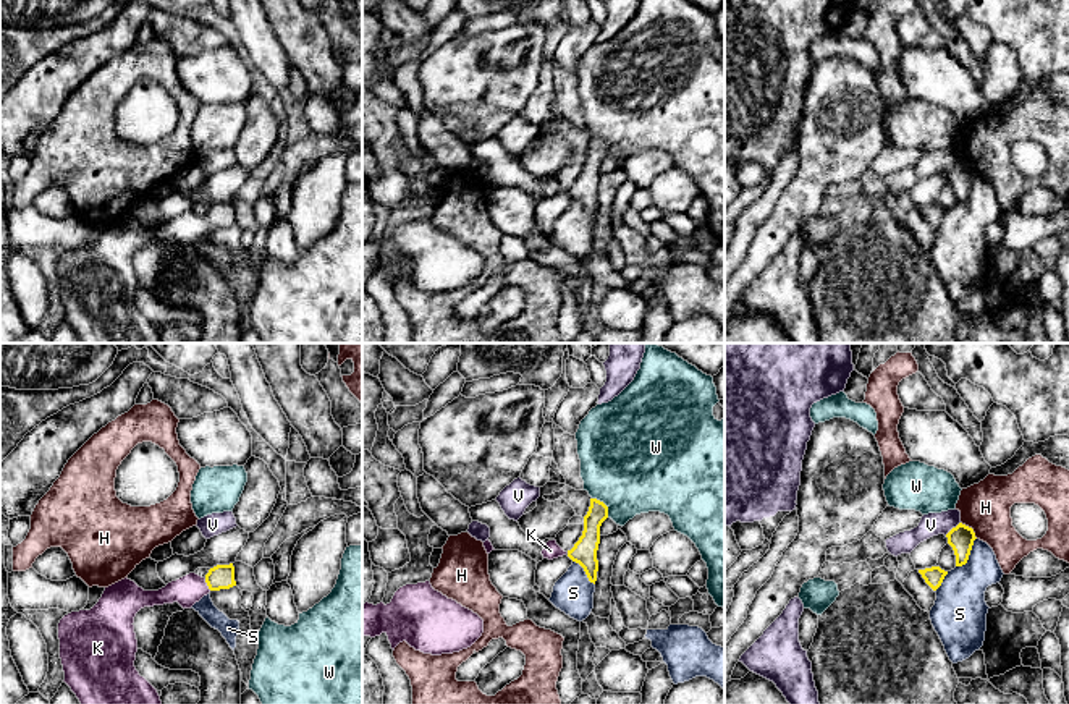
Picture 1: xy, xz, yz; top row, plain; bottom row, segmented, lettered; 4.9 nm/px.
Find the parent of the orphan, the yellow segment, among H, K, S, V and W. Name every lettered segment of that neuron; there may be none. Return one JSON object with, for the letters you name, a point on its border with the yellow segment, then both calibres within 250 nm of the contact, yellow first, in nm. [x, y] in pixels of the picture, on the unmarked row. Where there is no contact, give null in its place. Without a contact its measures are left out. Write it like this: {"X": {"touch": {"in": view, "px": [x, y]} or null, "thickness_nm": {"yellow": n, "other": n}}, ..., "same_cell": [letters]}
{"K": {"touch": {"in": "xy", "px": [207, 222]}, "thickness_nm": {"yellow": 130, "other": 150}}, "same_cell": ["K"]}

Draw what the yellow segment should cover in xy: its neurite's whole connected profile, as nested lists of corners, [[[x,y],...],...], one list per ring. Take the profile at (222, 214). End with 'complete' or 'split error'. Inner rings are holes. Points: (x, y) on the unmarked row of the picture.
[[[230,201],[210,206],[204,215],[189,210],[158,228],[144,228],[128,215],[105,225],[91,248],[71,249],[58,261],[63,319],[76,332],[81,343],[162,343],[157,327],[134,304],[137,277],[133,261],[136,251],[144,244],[173,240],[183,246],[191,246],[210,228],[233,223],[236,223],[235,204]]]; split error

